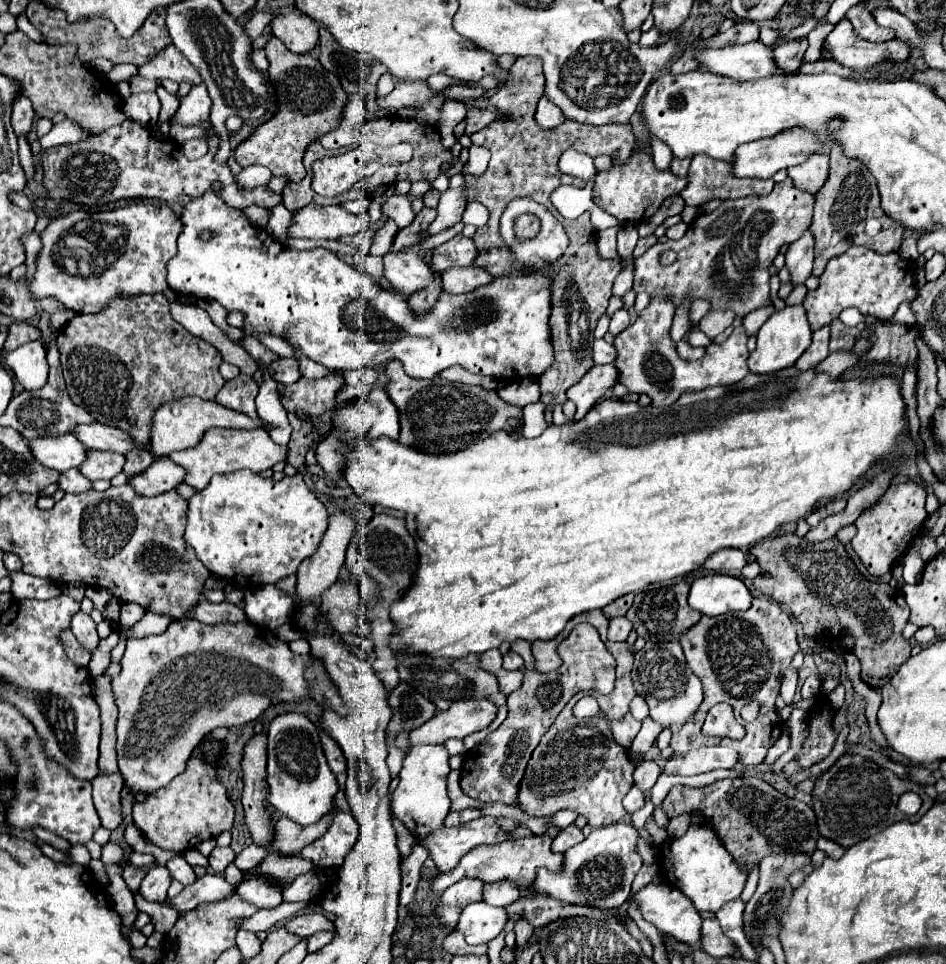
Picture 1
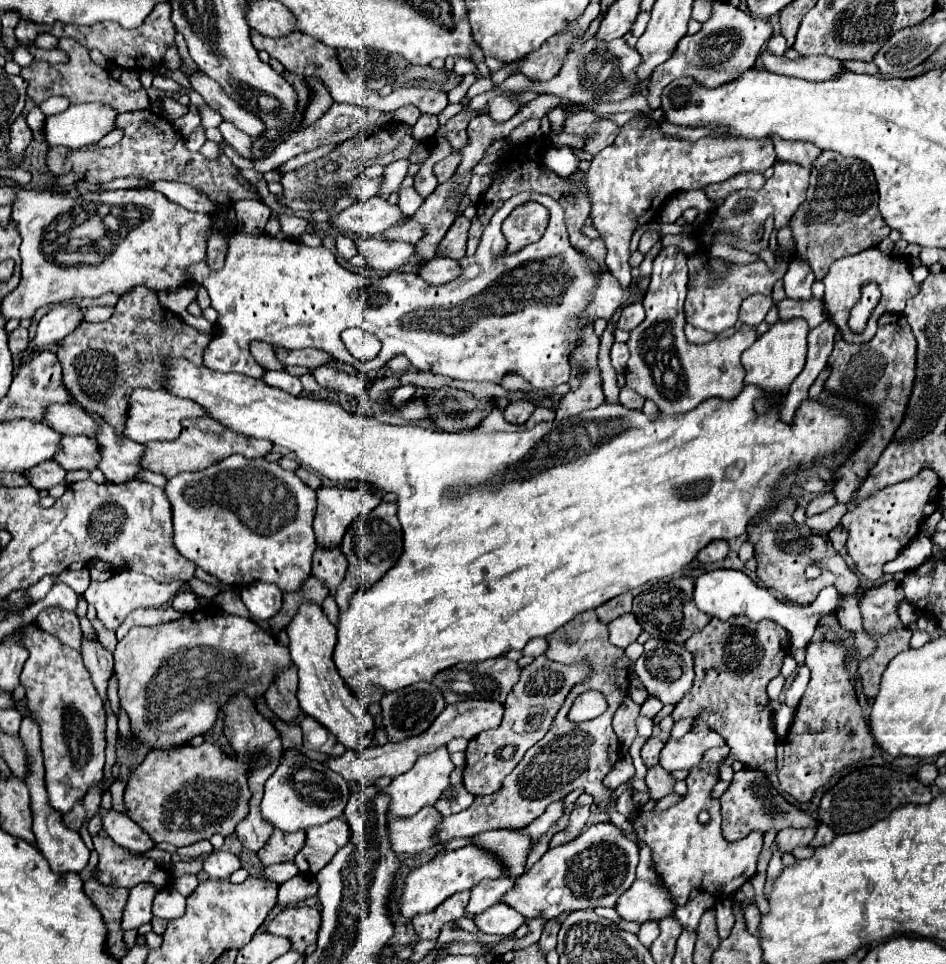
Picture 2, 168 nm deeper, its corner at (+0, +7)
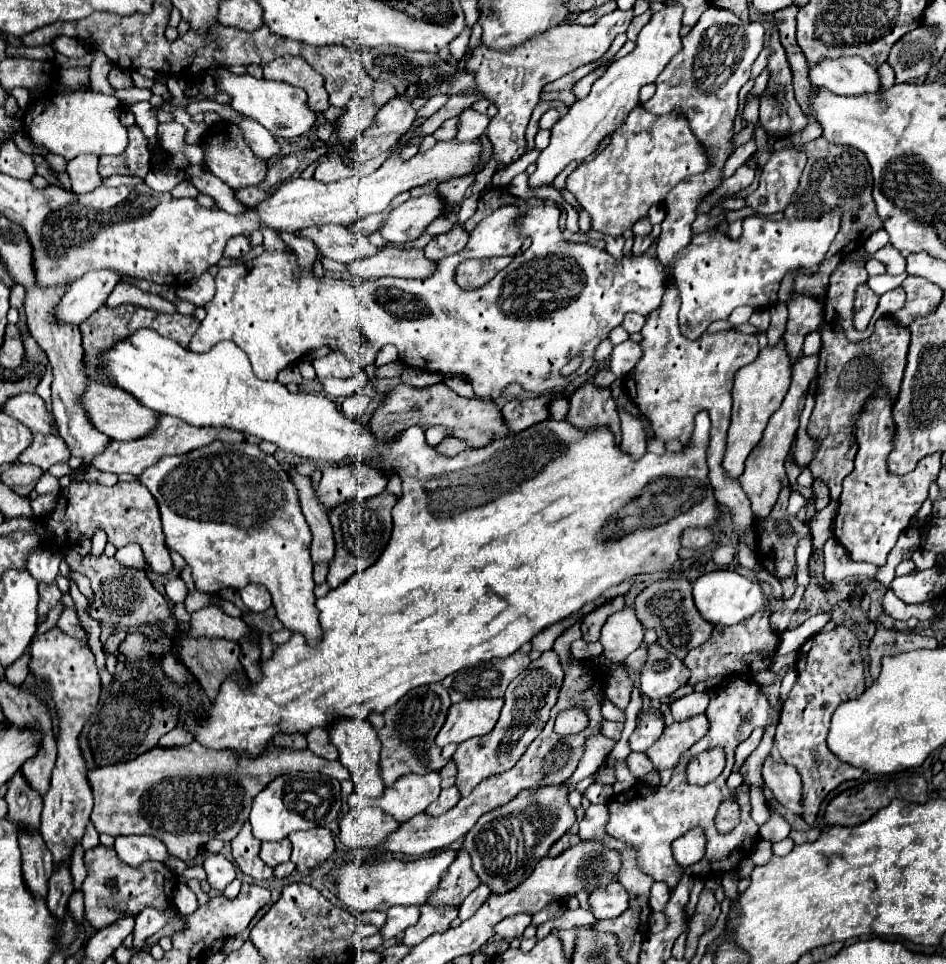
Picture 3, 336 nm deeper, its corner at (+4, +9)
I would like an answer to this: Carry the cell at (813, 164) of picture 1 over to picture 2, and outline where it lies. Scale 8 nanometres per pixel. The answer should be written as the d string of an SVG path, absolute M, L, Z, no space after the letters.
M772 136L772 142L782 162L796 162L804 168L812 168L812 162L820 156L820 148L804 144L802 140L780 140L780 136Z

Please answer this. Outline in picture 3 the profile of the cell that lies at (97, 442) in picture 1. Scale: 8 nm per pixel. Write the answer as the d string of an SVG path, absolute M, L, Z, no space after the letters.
M26 392L26 394L18 394L16 398L10 398L8 406L4 406L4 412L24 422L32 432L52 434L52 428L56 428L56 420L52 412L46 408L46 402L38 394Z

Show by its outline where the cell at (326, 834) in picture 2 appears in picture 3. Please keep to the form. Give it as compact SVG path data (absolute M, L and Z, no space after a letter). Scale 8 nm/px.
M324 826L304 830L304 832L292 832L288 836L288 840L294 846L290 860L296 864L296 870L300 870L300 872L308 872L308 870L320 866L336 850L334 834Z

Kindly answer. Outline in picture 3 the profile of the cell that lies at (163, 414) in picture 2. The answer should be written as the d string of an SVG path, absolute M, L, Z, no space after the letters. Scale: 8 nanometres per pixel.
M88 382L88 388L82 396L84 408L88 418L92 418L92 424L110 436L112 440L136 440L152 434L158 428L160 414L156 410L148 410L144 404L140 404L132 394L118 386L102 386L96 382Z

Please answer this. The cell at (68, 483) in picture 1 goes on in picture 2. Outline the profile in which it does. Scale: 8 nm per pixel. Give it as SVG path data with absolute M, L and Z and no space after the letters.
M52 460L44 464L36 464L36 468L30 468L28 472L24 472L24 478L28 480L28 484L34 486L36 490L48 490L58 482L62 482L64 476L66 476L66 470Z

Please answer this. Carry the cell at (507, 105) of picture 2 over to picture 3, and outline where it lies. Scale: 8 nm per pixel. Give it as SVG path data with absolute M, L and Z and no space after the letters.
M614 10L602 16L592 26L560 24L532 38L532 42L524 42L524 46L510 50L508 54L498 54L494 50L488 50L488 46L484 44L480 44L472 52L472 58L466 62L466 70L474 74L476 90L484 94L498 108L498 114L490 118L488 124L488 138L494 144L494 156L498 164L510 164L524 154L526 150L524 130L528 126L532 110L538 104L538 94L542 86L562 78L564 74L576 70L578 66L602 58L610 48L614 36L626 32L632 18L634 18L632 10Z

